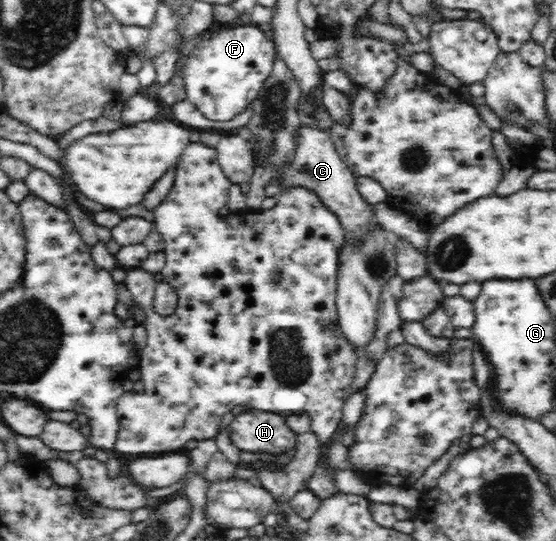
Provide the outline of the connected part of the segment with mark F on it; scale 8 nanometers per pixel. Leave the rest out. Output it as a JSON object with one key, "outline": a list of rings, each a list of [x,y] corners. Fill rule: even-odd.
{"outline":[[[213,24],[207,30],[181,41],[181,48],[176,56],[175,71],[183,79],[186,98],[203,113],[204,117],[213,121],[228,121],[242,113],[258,95],[259,89],[263,87],[264,80],[272,69],[274,56],[274,42],[260,27],[249,24],[230,29],[229,26],[216,27]]]}

